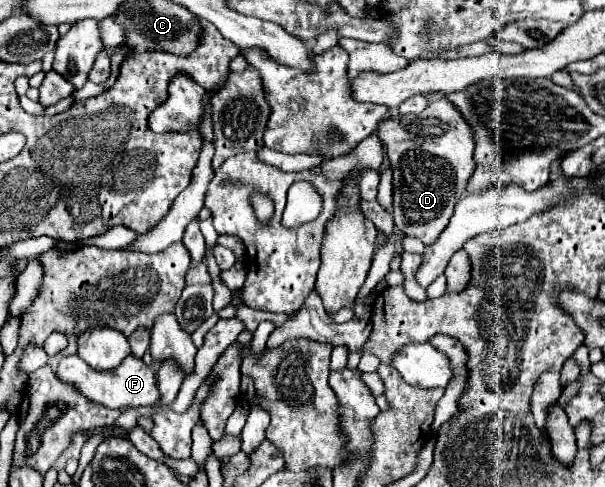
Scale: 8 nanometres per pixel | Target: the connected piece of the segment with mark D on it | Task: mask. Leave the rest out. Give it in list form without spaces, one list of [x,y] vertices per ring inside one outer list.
[[[446,97],[432,101],[420,115],[390,117],[380,123],[378,137],[386,145],[390,167],[394,171],[394,223],[410,237],[432,245],[448,225],[456,201],[466,193],[468,179],[476,169],[472,127],[448,103]]]

